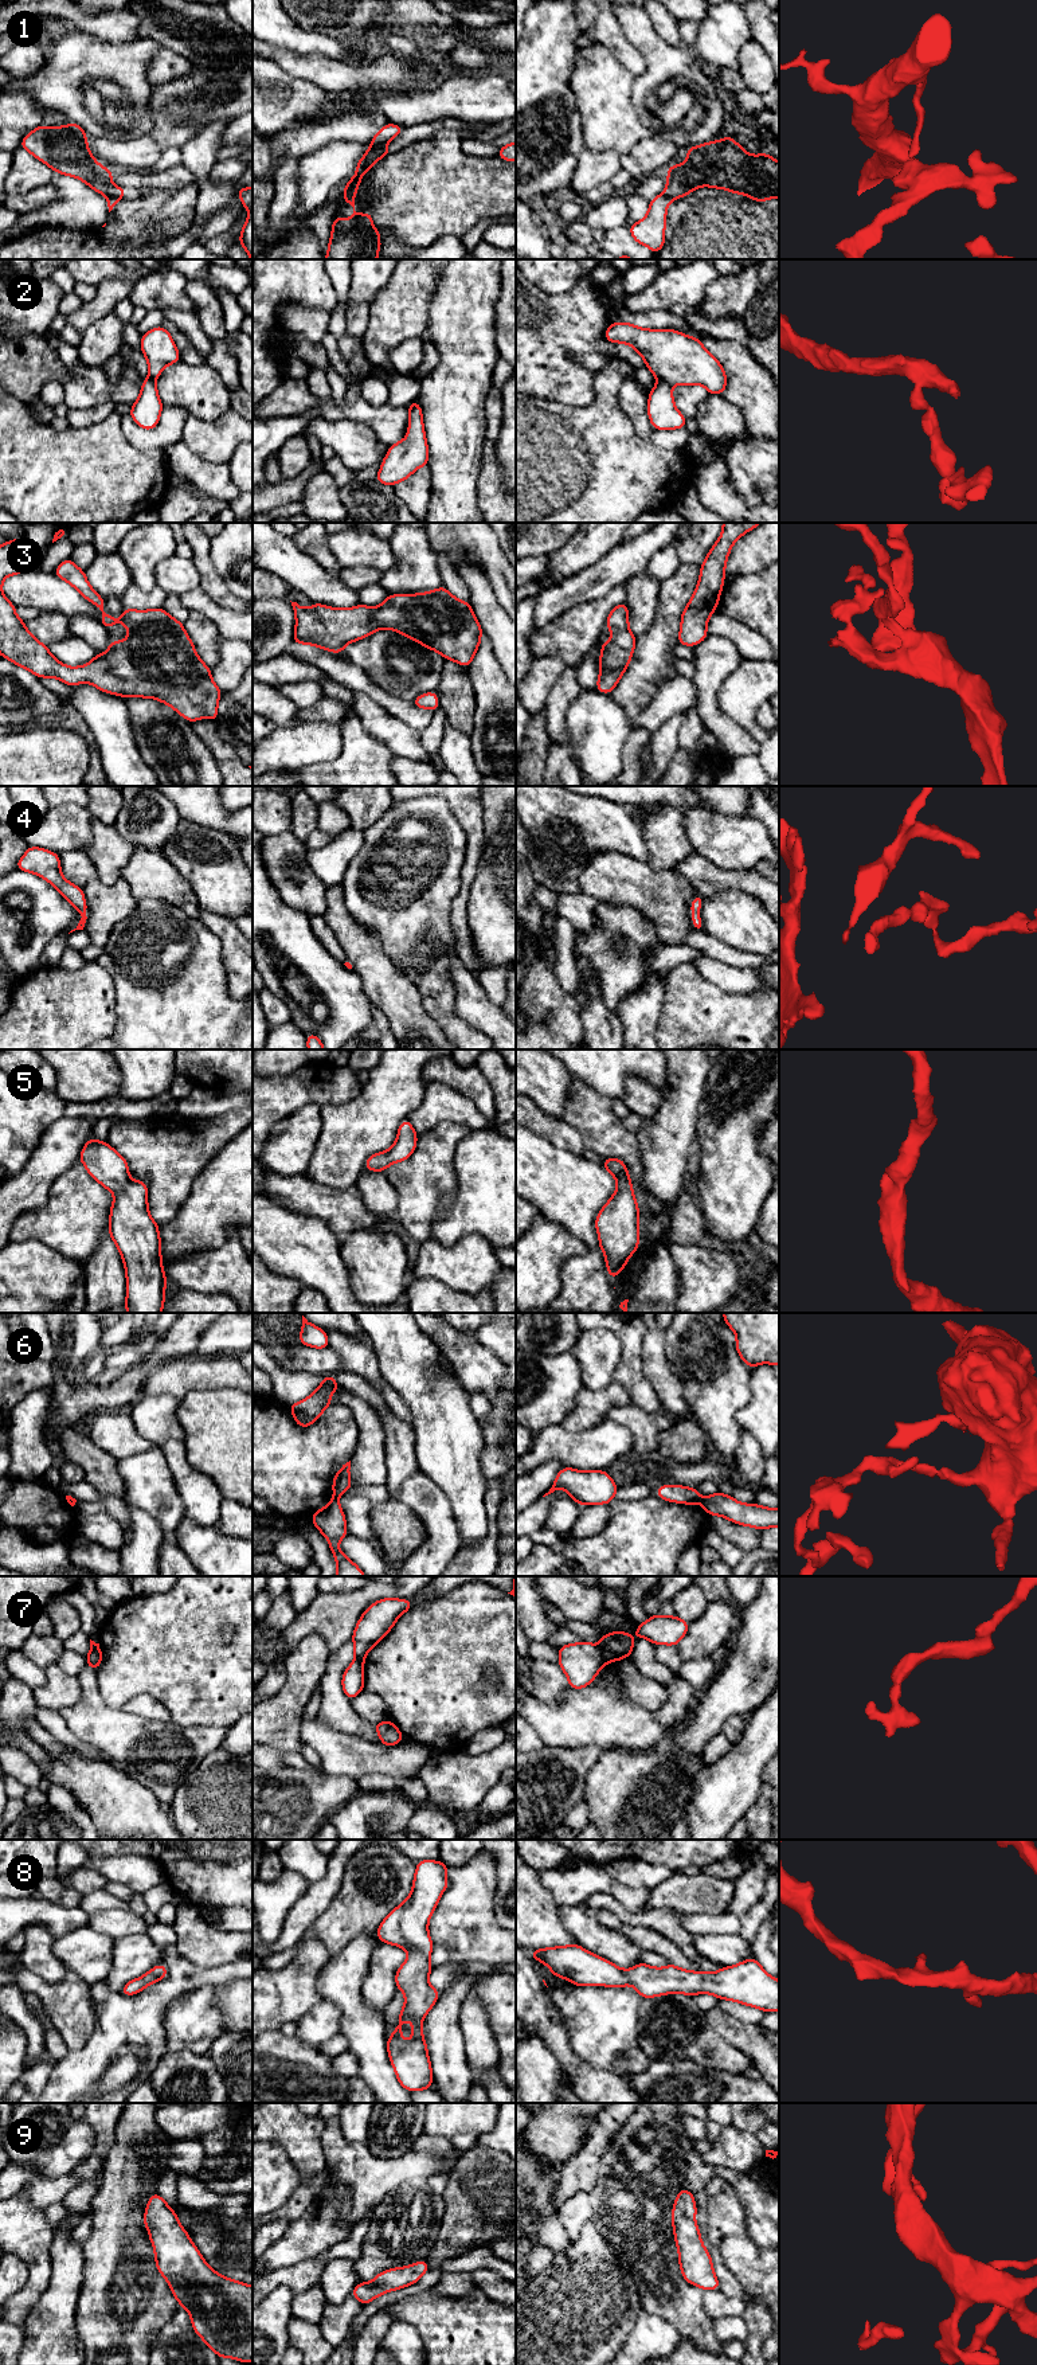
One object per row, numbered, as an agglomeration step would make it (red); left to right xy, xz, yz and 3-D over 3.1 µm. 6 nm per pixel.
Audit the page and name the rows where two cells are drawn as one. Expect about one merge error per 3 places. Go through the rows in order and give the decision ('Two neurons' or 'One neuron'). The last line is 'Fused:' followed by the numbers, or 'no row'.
1: Two neurons
2: Two neurons
3: One neuron
4: One neuron
5: One neuron
6: Two neurons
7: Two neurons
8: One neuron
9: One neuron
Fused: 1, 2, 6, 7

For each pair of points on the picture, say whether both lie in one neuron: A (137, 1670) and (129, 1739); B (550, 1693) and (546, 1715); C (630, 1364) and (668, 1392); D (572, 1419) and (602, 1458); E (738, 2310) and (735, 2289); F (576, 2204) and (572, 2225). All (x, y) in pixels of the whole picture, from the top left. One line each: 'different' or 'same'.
A: different
B: different
C: different
D: different
E: different
F: same

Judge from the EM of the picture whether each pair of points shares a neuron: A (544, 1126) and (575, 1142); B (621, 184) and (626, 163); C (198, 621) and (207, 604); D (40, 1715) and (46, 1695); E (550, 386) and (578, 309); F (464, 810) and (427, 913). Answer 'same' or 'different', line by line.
A: same
B: different
C: different
D: different
E: same
F: different

